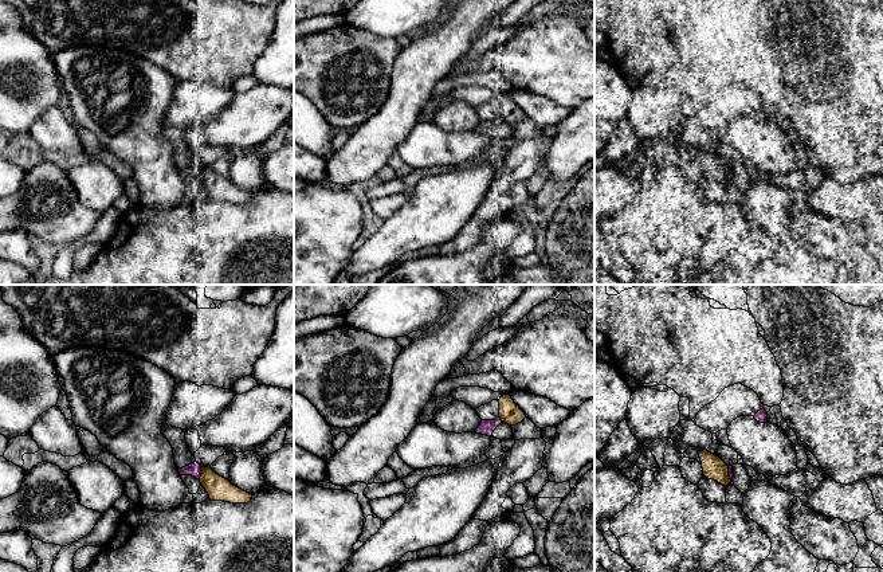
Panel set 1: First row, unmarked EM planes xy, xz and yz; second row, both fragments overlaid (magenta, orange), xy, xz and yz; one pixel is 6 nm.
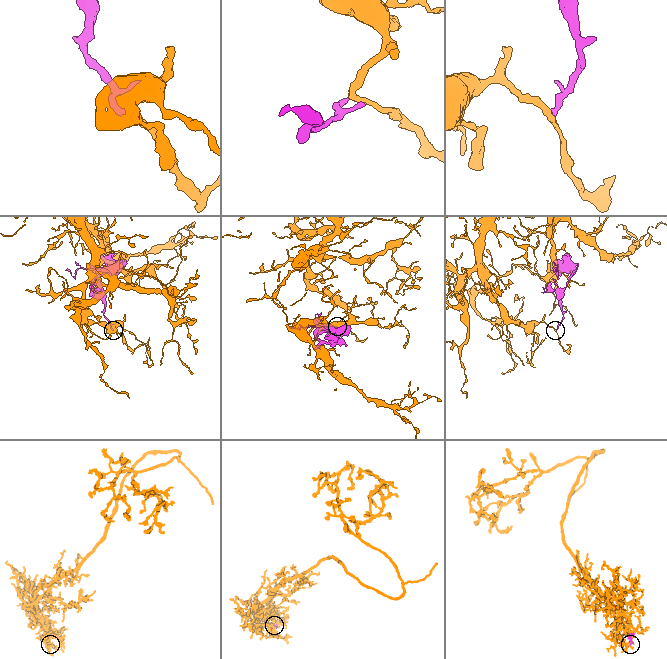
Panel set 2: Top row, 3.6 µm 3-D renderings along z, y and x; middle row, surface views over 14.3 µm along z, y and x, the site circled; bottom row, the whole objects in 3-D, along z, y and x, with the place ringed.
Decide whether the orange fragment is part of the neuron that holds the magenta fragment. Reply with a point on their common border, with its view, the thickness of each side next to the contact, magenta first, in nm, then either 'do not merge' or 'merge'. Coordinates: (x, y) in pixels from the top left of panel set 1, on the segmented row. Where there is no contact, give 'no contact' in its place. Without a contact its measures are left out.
meets magenta in xy at (200, 474); 80 nm thick on the magenta side, 140 nm on the other; do not merge

